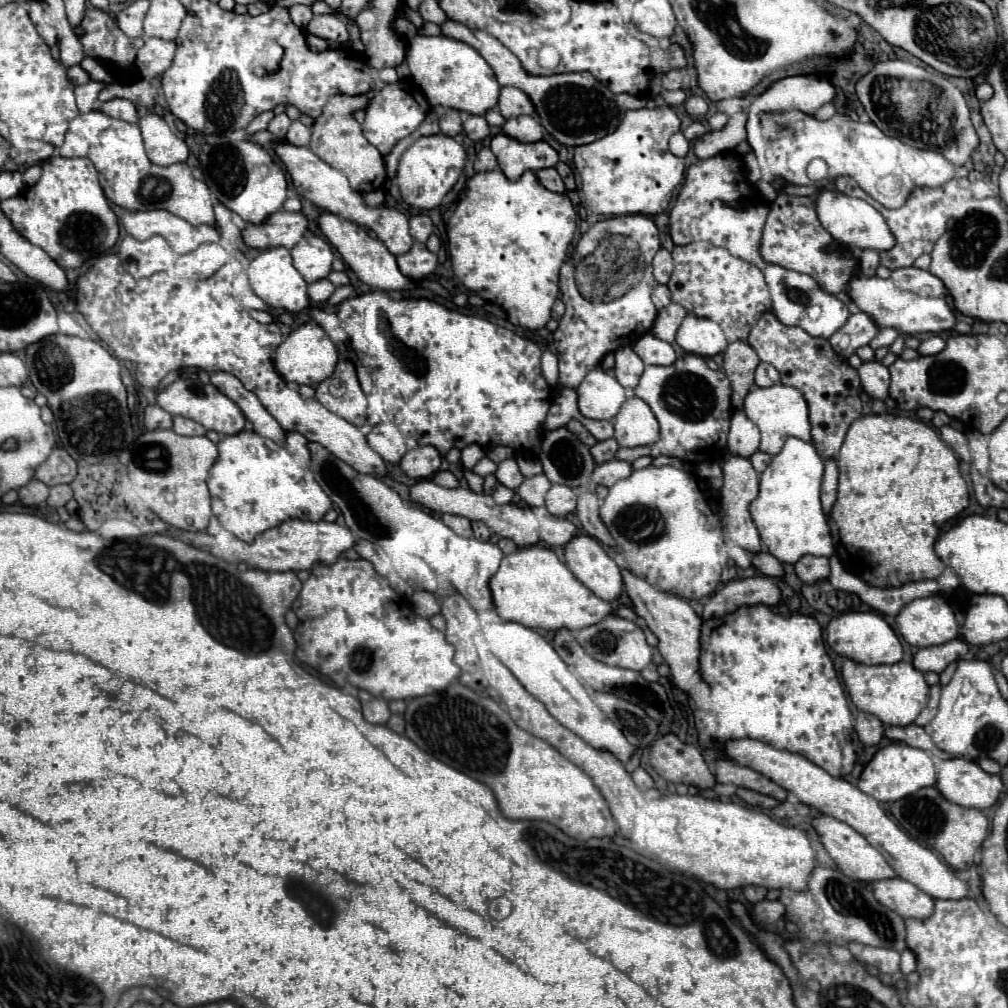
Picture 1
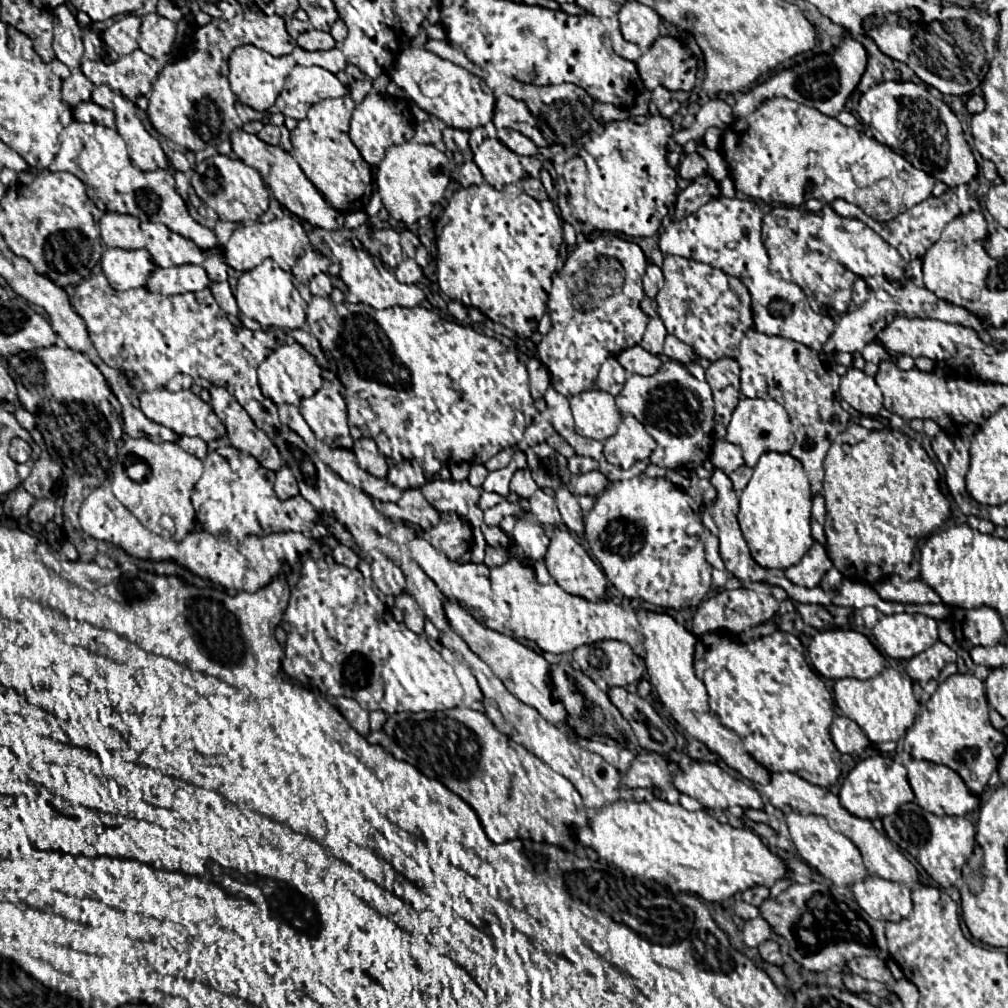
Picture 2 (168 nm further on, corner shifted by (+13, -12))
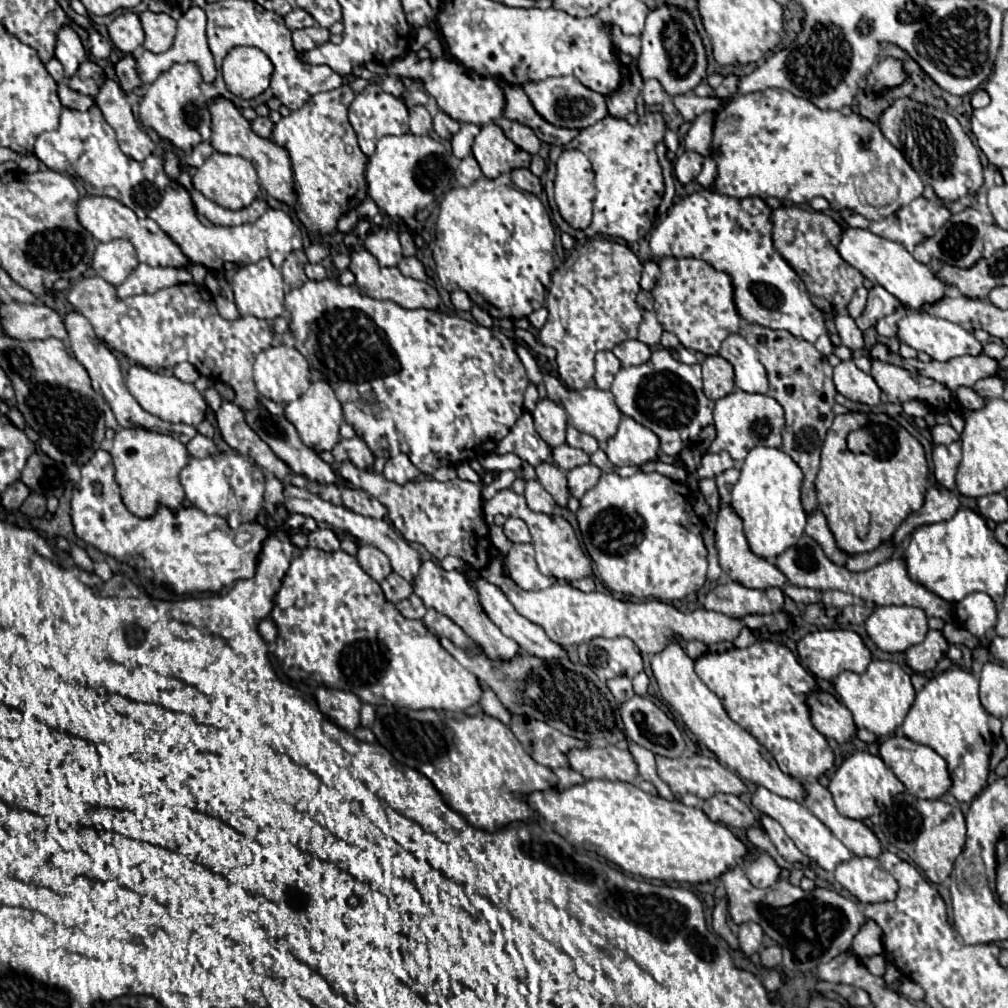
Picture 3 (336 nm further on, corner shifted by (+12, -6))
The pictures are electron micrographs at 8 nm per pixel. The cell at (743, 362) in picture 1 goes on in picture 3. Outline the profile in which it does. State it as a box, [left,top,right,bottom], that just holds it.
[702,356,734,400]

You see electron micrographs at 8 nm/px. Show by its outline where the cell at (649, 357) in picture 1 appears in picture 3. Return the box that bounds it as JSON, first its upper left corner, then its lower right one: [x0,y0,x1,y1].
[614,340,650,366]

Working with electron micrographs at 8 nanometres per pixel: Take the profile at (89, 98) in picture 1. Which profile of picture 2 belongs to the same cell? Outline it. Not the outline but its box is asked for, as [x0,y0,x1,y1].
[93,86,169,172]

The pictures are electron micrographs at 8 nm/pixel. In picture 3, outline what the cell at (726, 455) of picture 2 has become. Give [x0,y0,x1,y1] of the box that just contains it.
[698,452,734,478]

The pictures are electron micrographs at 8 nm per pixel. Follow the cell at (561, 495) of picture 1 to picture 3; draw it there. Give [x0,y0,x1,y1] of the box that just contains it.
[524,480,558,514]

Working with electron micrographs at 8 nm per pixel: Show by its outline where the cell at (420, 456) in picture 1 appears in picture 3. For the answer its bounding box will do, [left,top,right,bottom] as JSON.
[382,454,420,484]

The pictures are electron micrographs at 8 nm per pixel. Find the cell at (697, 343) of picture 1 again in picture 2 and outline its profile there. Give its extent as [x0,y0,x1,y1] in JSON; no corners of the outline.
[663,334,695,364]

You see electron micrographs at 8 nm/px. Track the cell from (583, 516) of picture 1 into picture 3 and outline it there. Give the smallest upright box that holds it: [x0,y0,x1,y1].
[534,462,570,508]

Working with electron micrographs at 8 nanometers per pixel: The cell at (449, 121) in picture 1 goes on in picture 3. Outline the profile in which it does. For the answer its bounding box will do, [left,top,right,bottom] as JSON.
[410,106,432,134]

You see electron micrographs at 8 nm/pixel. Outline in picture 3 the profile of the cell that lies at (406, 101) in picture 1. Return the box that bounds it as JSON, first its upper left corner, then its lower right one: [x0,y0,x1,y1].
[348,82,408,156]

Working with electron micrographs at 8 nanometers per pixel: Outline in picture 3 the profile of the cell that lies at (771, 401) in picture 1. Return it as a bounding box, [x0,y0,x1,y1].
[707,390,784,464]

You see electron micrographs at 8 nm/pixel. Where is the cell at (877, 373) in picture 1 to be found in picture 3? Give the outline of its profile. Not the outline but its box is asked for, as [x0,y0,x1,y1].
[834,360,880,406]

